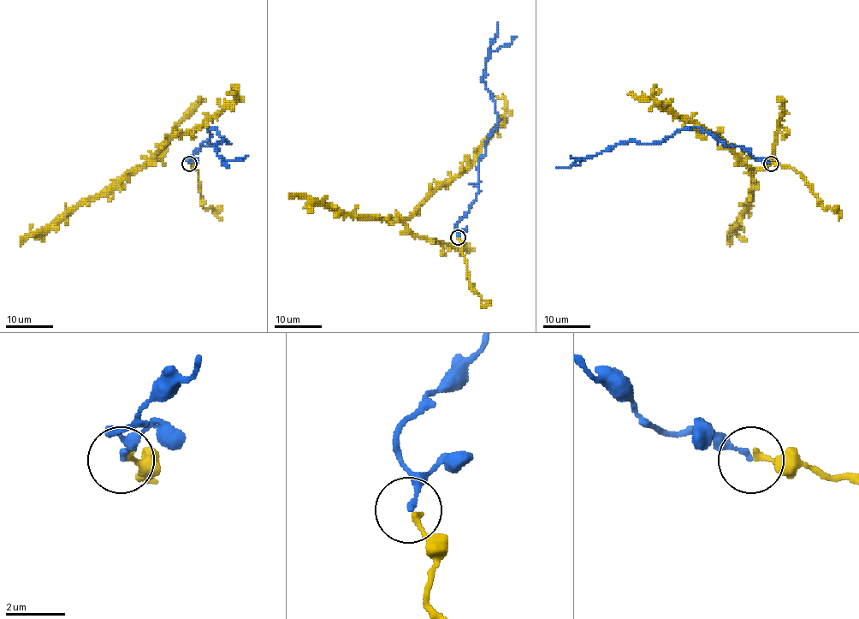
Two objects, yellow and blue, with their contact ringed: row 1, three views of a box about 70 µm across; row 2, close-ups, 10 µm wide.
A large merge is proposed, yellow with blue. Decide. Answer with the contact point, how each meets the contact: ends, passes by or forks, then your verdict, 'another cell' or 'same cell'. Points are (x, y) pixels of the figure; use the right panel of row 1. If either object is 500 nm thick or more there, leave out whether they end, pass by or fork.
at (771, 163); yellow ends there; blue ends there; same cell

